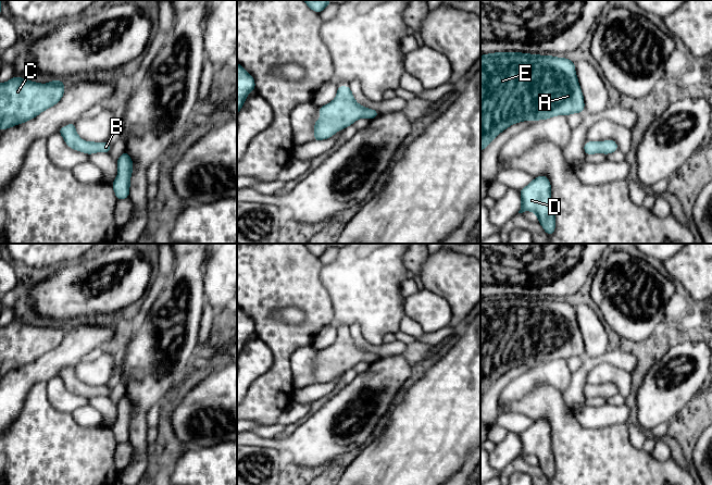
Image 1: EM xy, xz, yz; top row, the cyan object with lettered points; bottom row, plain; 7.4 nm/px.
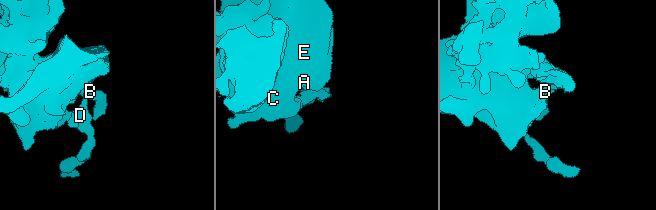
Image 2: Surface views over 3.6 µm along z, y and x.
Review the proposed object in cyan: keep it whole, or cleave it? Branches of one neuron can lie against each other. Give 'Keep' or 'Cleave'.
Keep

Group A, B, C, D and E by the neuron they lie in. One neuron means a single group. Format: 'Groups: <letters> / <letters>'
Groups: A B C D E

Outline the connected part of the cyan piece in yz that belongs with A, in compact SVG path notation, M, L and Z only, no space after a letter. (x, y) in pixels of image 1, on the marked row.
M522 52L480 55L480 151L512 124L567 116L584 109L575 63L567 58Z

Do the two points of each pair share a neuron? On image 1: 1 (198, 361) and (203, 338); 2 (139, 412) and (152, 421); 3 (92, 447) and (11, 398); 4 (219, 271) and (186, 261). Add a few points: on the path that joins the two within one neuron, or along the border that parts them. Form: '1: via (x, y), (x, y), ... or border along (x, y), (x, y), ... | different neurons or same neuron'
1: border along (199, 351), (205, 352) | different neurons
2: border along (160, 403), (154, 403), (148, 410), (147, 427) | different neurons
3: border along (35, 383), (26, 396), (21, 412), (11, 424) | different neurons
4: border along (203, 270), (203, 291), (205, 295) | different neurons

